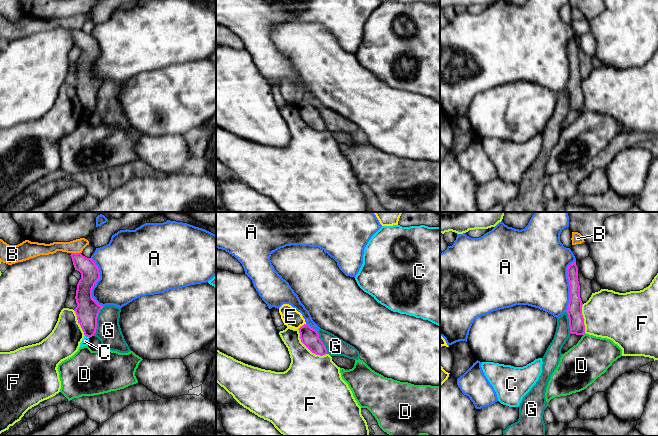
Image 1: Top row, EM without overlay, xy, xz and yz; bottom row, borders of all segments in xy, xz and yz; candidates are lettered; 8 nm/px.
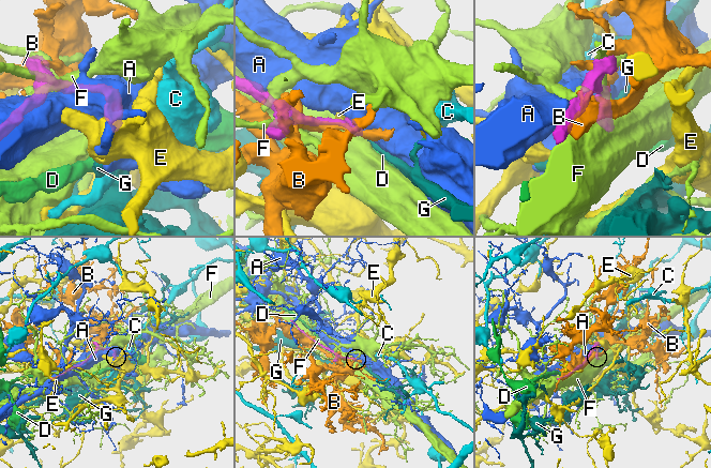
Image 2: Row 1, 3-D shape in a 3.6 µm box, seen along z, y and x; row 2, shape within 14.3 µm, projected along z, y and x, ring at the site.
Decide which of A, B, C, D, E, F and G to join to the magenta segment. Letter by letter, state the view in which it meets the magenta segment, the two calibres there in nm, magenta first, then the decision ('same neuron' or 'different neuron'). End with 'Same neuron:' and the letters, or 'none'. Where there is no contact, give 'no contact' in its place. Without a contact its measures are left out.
A: yz | 130/440 nm | different neuron
B: xy | 150/110 nm | different neuron
C: xy | 190/60 nm | different neuron
D: yz | 130/320 nm | different neuron
E: xz | 150/150 nm | different neuron
F: xz | 150/400 nm | different neuron
G: xy | 190/200 nm | different neuron
Same neuron: none

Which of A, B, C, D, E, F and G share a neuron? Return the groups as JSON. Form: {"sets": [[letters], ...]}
{"sets": [["A"], ["B", "G"], ["C"], ["D"], ["E"], ["F"]]}

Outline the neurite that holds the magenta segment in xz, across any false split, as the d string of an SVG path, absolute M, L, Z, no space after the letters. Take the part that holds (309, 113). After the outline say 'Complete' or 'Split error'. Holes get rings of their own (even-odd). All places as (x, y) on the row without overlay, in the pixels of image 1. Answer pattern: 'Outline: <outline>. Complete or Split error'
Outline: M304 100L299 105L301 118L314 130L326 131L327 125L319 114L318 108L308 100Z. Complete

